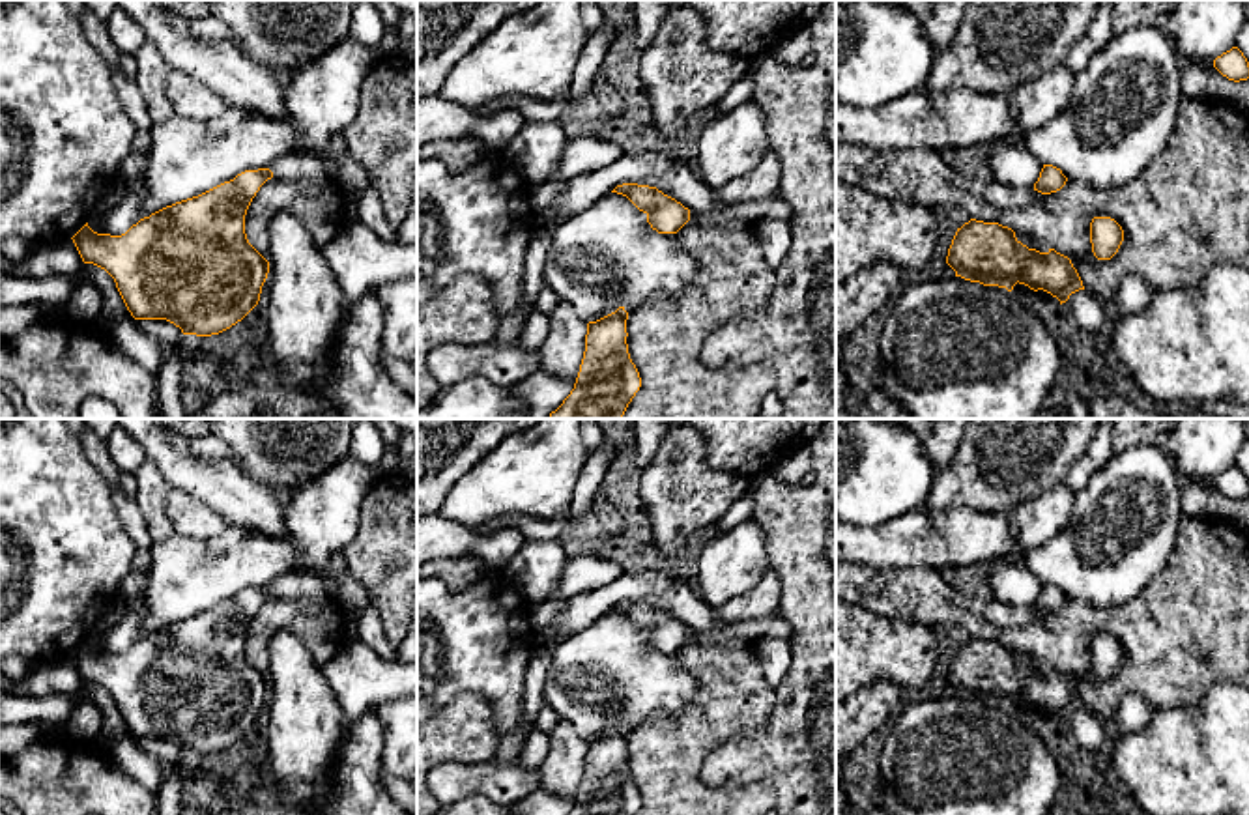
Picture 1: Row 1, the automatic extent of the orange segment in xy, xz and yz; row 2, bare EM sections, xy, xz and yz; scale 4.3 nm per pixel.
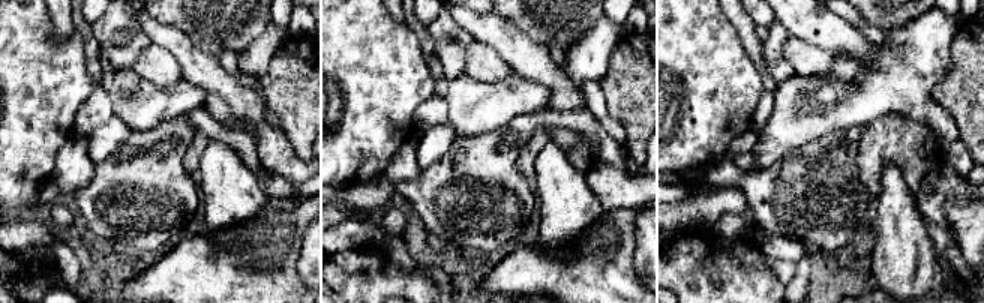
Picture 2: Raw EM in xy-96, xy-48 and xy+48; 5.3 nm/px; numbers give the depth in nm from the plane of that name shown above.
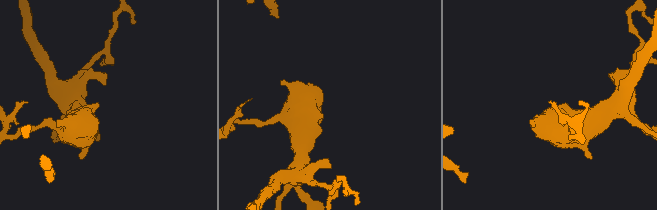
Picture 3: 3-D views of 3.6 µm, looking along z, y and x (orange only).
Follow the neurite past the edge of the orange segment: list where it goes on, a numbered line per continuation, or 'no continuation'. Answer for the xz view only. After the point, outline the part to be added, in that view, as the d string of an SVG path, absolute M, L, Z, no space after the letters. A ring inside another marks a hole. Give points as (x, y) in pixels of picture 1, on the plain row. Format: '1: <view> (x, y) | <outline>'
1: xz (741, 630) | M778 613L757 621L727 622L720 628L711 630L690 628L690 637L701 643L757 643L761 637L768 636L768 628L774 617L778 617Z

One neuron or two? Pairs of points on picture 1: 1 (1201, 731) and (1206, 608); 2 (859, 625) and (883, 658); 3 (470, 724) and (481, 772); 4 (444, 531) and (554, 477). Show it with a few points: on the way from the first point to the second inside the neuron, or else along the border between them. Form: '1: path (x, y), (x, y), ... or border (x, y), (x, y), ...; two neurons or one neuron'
1: border (1229, 681), (1216, 683), (1195, 703), (1160, 707); two neurons
2: path (859, 632), (875, 651); one neuron
3: border (488, 759), (440, 763), (436, 767); two neurons
4: border (438, 513), (473, 529); two neurons

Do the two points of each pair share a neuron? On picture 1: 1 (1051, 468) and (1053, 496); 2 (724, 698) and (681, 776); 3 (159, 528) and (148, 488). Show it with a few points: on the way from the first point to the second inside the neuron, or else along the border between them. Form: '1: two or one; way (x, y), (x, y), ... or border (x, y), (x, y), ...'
1: two; border (1062, 481), (1029, 494), (1016, 507)
2: one; way (711, 716), (681, 746), (681, 757)
3: one; way (156, 518), (150, 498)

